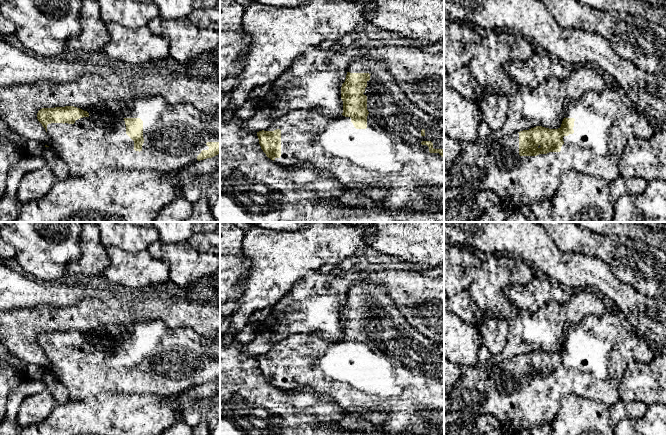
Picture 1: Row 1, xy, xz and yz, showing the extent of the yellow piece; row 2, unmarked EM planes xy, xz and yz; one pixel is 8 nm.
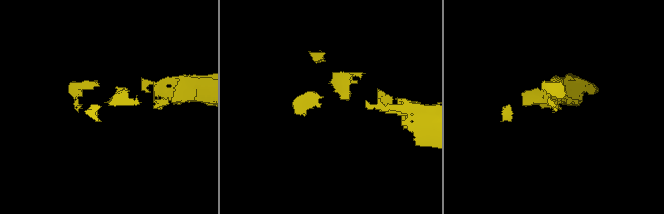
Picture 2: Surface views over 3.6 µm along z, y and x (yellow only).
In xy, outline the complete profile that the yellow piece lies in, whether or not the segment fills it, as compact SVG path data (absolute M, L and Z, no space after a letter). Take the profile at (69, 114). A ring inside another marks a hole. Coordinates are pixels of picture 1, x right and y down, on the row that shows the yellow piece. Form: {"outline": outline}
{"outline": "M162 96L138 98L132 102L125 102L123 104L112 106L105 105L98 110L95 117L92 113L89 114L87 111L74 106L42 108L37 113L37 119L45 128L50 138L50 145L45 145L45 147L50 147L57 154L57 157L68 166L70 177L86 176L95 173L99 169L111 169L115 171L148 170L155 171L158 174L166 175L171 171L178 171L194 162L212 158L220 154L220 114L212 116L208 113L197 110L189 103L170 105Z"}

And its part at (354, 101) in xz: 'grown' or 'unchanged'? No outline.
grown

